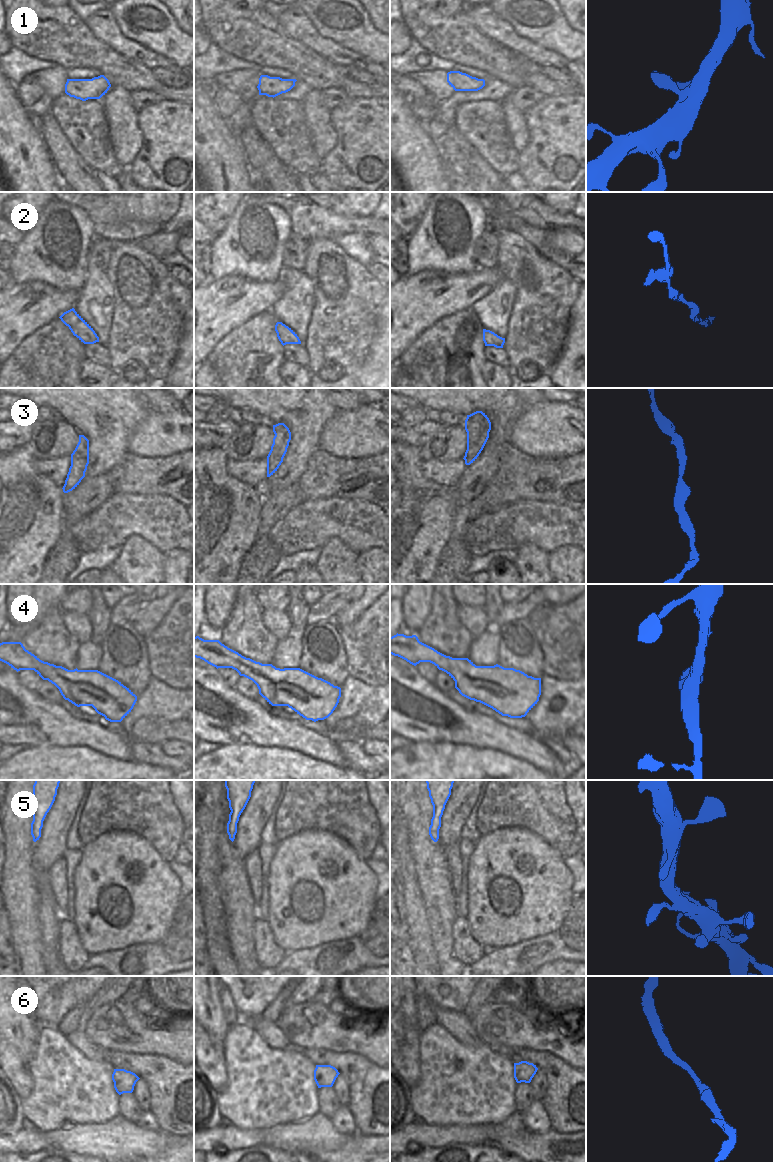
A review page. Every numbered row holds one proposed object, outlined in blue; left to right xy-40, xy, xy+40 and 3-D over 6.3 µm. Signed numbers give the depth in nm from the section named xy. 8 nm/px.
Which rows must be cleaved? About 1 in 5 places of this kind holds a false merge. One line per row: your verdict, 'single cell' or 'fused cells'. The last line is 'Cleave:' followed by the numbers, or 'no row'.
1: single cell
2: single cell
3: single cell
4: single cell
5: single cell
6: single cell
Cleave: no row

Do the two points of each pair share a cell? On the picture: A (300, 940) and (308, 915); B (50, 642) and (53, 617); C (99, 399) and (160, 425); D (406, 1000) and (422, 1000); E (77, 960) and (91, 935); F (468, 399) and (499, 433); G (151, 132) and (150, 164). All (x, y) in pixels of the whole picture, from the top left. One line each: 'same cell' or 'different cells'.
A: same cell
B: same cell
C: different cells
D: different cells
E: different cells
F: same cell
G: same cell

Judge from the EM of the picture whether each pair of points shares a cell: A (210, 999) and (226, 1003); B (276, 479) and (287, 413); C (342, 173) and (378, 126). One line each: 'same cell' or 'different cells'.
A: different cells
B: same cell
C: same cell

